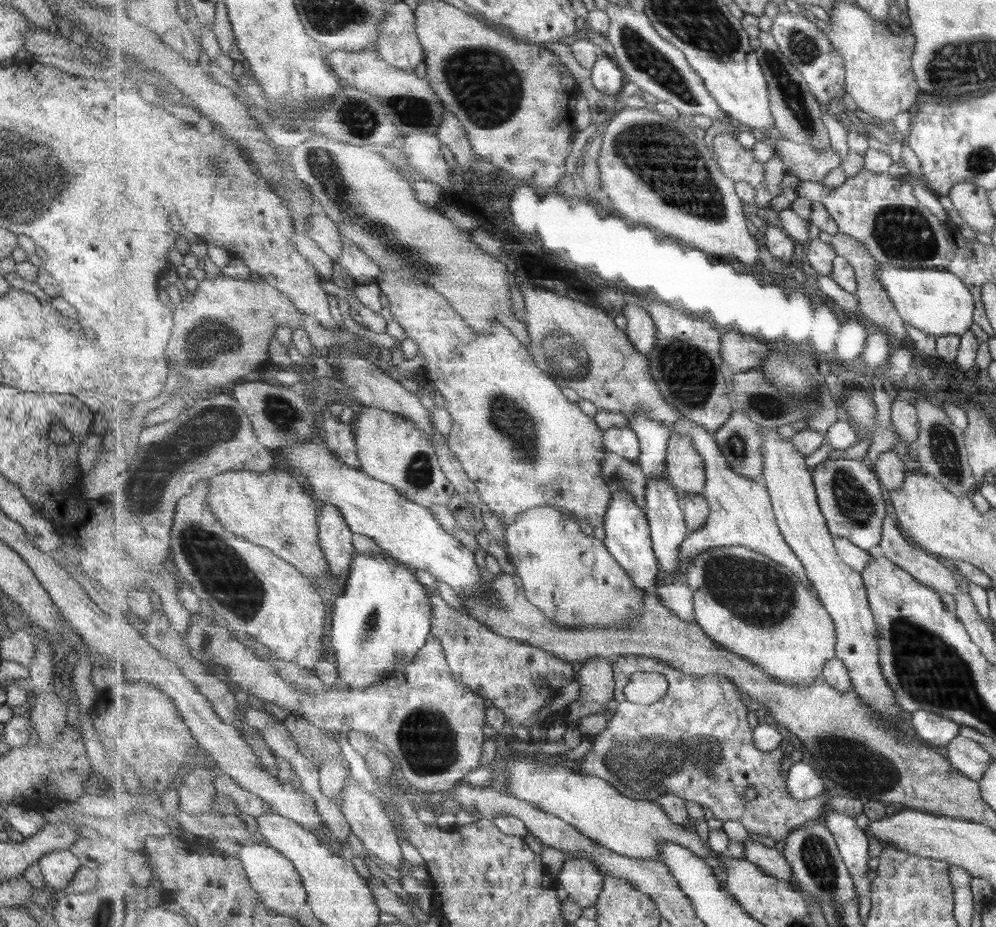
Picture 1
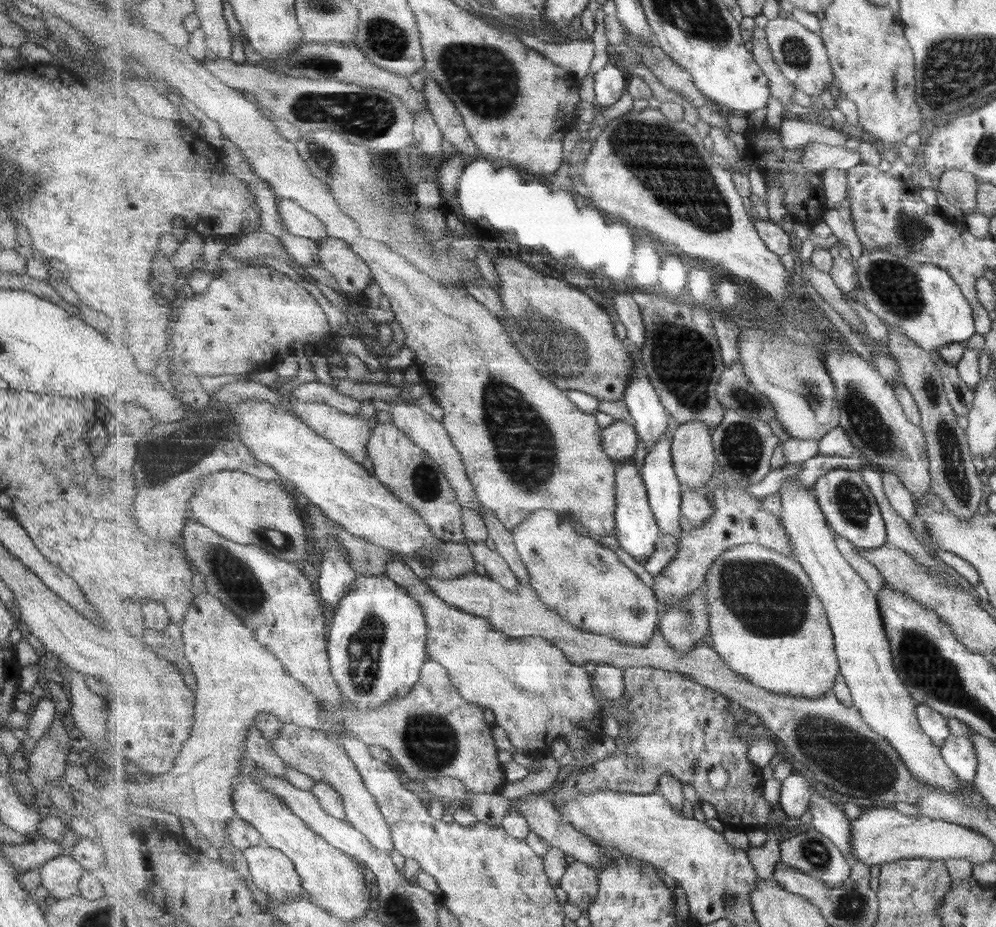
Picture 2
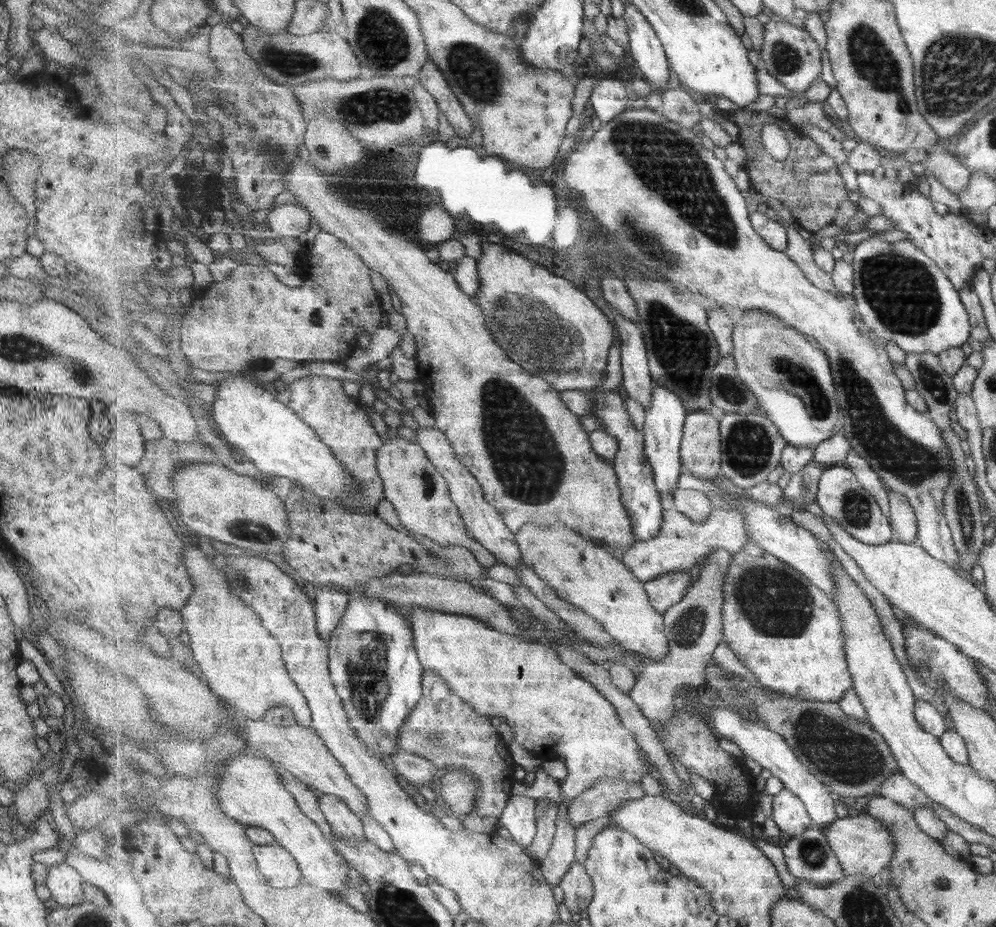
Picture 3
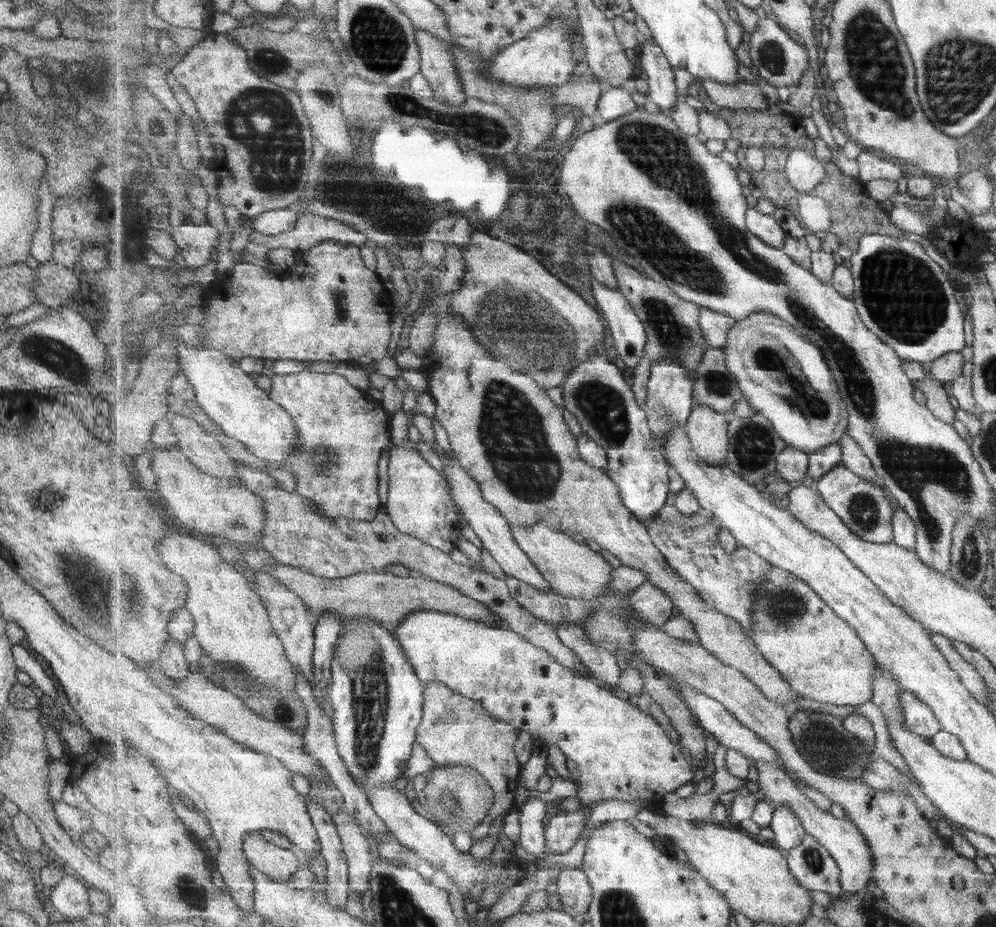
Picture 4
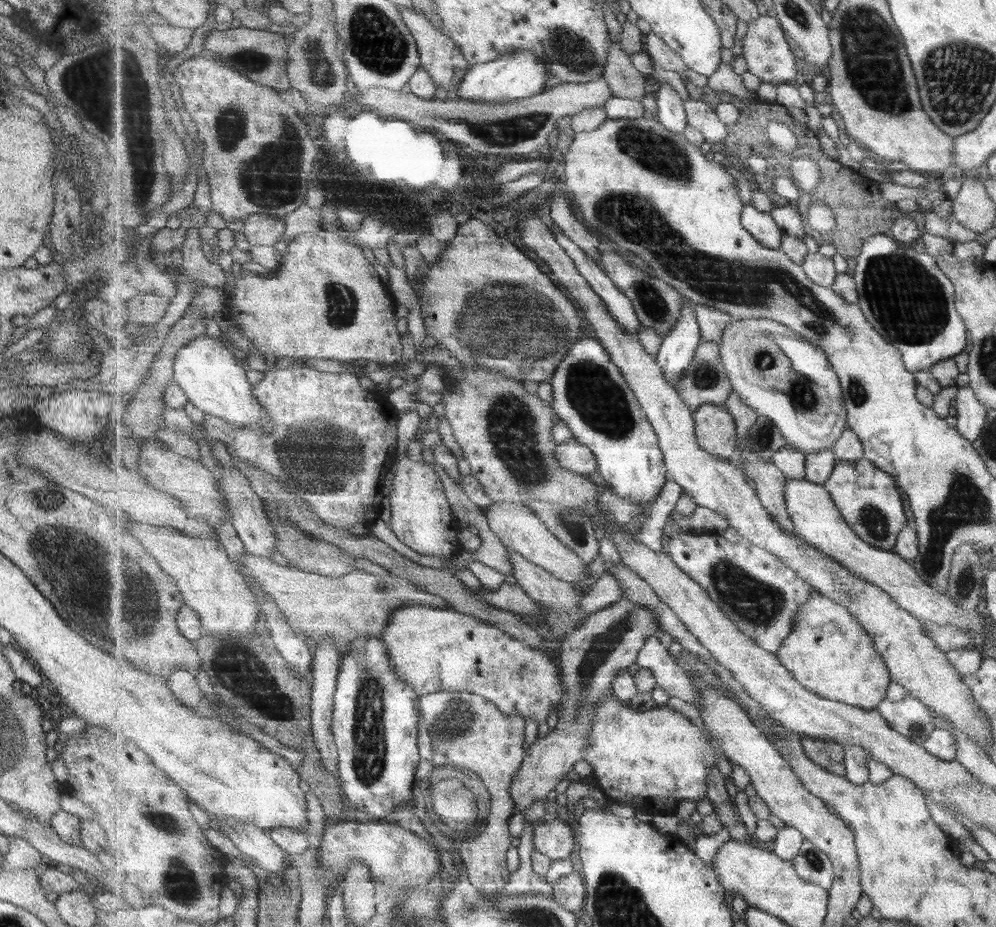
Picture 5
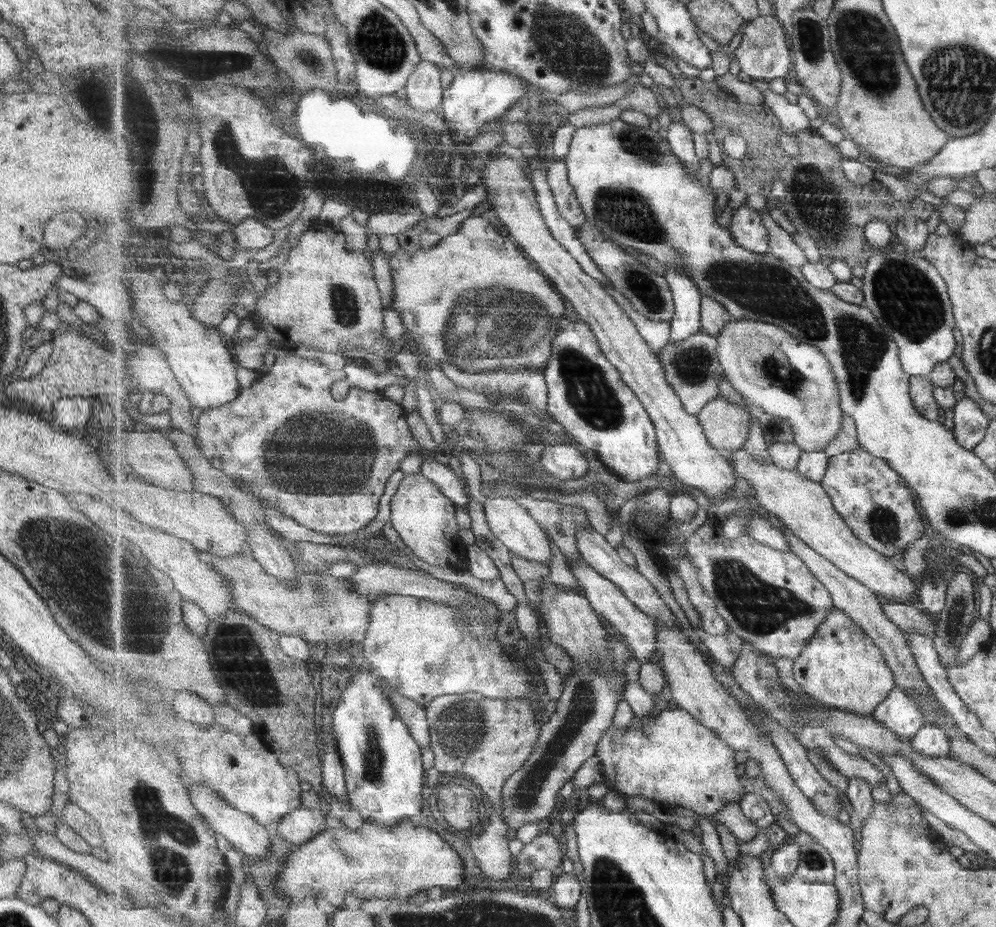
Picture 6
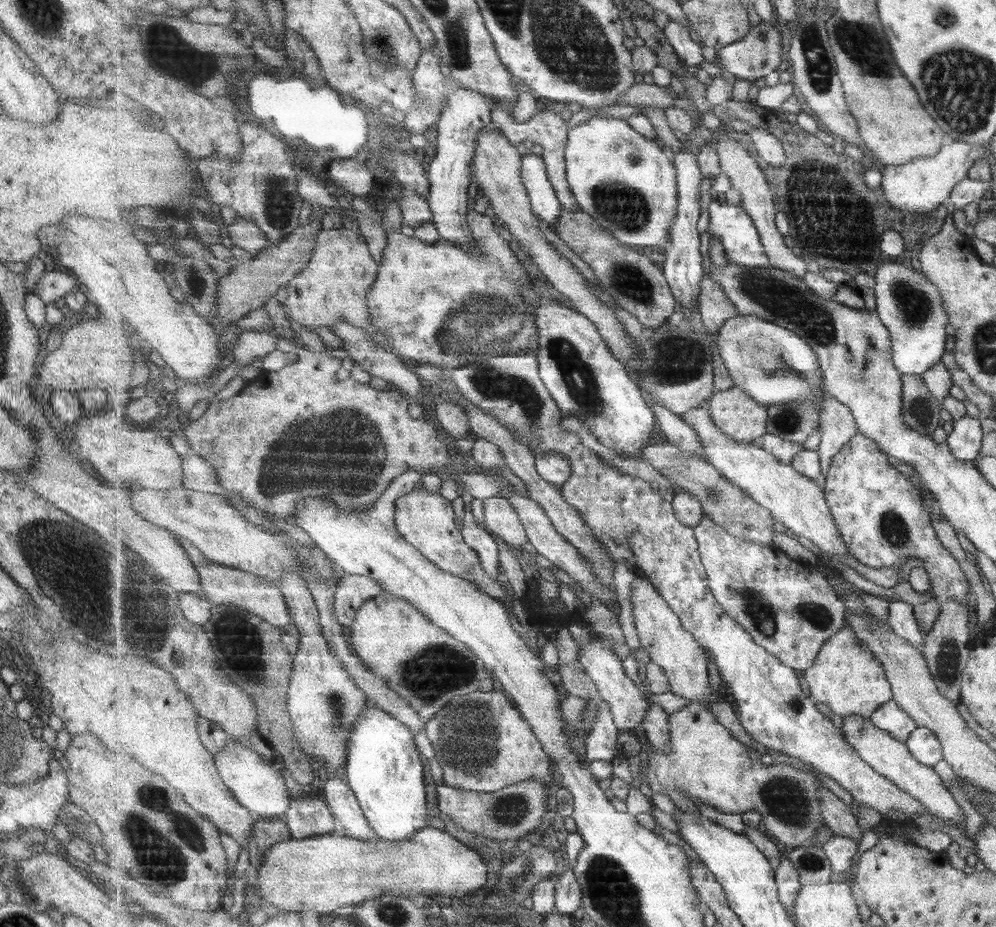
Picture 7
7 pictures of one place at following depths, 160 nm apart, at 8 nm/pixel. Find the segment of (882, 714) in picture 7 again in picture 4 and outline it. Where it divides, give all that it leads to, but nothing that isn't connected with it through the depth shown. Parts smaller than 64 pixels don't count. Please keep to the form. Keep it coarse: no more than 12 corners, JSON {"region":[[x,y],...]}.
{"region":[[909,691],[900,697],[906,728],[923,738],[940,729],[932,710]]}

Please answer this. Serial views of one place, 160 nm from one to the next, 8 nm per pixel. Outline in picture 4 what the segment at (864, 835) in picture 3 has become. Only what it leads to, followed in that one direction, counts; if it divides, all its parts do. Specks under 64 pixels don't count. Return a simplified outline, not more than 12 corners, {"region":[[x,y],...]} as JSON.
{"region":[[753,762],[774,807],[786,804],[838,862],[842,889],[859,893],[875,874],[859,827],[817,808],[779,765]]}

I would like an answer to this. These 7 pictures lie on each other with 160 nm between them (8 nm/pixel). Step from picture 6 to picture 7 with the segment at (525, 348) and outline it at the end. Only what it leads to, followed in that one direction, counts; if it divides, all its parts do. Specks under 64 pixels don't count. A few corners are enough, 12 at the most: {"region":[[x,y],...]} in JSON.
{"region":[[493,220],[478,248],[388,232],[367,295],[399,356],[539,350],[535,289]]}

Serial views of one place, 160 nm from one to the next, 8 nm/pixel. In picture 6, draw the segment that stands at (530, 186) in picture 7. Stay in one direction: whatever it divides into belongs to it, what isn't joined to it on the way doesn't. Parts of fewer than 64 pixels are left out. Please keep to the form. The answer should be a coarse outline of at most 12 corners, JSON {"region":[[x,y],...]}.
{"region":[[547,169],[528,175],[551,234],[603,286],[607,275],[592,259],[572,224],[563,218]]}

